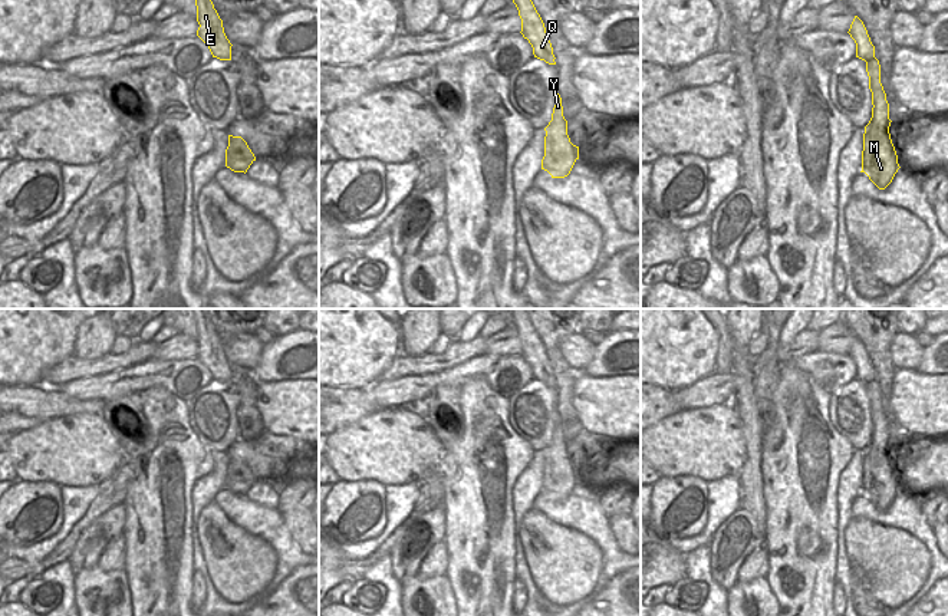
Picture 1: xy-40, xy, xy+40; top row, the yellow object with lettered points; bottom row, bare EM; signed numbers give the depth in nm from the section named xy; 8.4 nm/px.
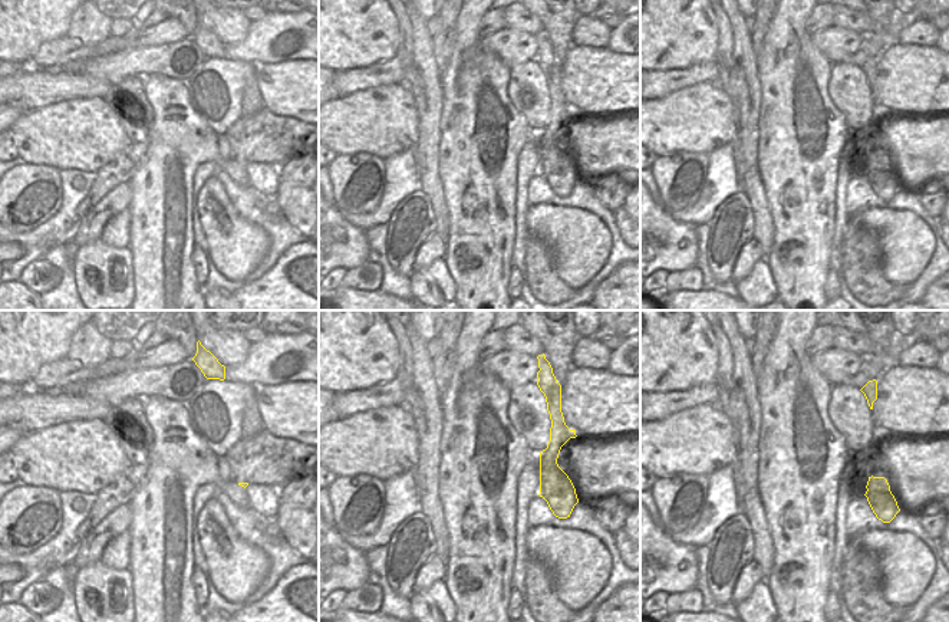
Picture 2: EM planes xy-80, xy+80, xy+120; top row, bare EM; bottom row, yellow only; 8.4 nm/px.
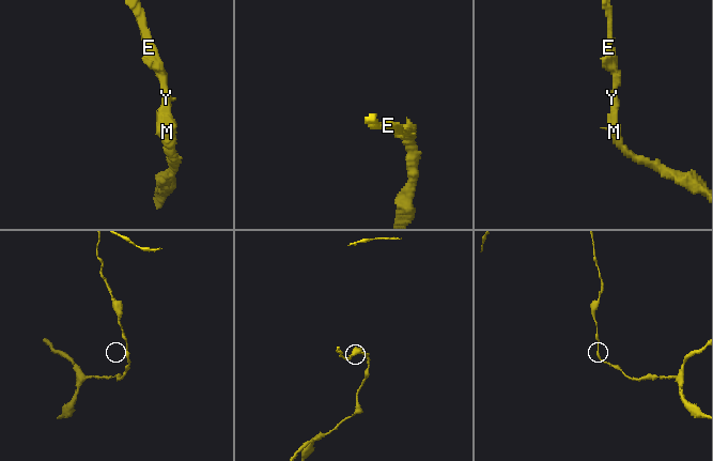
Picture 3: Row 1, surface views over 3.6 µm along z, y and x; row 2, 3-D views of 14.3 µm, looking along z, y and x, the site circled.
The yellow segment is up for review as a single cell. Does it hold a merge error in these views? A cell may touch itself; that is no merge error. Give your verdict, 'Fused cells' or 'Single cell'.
Single cell.

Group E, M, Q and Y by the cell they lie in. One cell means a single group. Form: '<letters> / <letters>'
E M Q Y

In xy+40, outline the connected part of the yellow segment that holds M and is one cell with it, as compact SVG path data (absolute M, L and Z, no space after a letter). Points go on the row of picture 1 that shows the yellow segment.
M855 16L847 32L856 43L856 57L866 62L869 89L872 92L872 118L865 126L862 171L879 188L885 190L901 168L891 139L889 103L880 83L880 65L875 57L875 46L870 42L863 22Z

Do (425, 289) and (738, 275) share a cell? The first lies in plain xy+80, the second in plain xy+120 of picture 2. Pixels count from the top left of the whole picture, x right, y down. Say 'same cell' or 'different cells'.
different cells

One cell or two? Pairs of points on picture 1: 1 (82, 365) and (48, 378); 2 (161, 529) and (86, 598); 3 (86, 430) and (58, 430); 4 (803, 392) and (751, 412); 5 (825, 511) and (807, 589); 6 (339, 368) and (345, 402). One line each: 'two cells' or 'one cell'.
1: one cell
2: two cells
3: one cell
4: two cells
5: one cell
6: two cells

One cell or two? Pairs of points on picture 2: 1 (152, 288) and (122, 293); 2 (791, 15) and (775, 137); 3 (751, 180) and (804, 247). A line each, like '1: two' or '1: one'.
1: two
2: one
3: two

